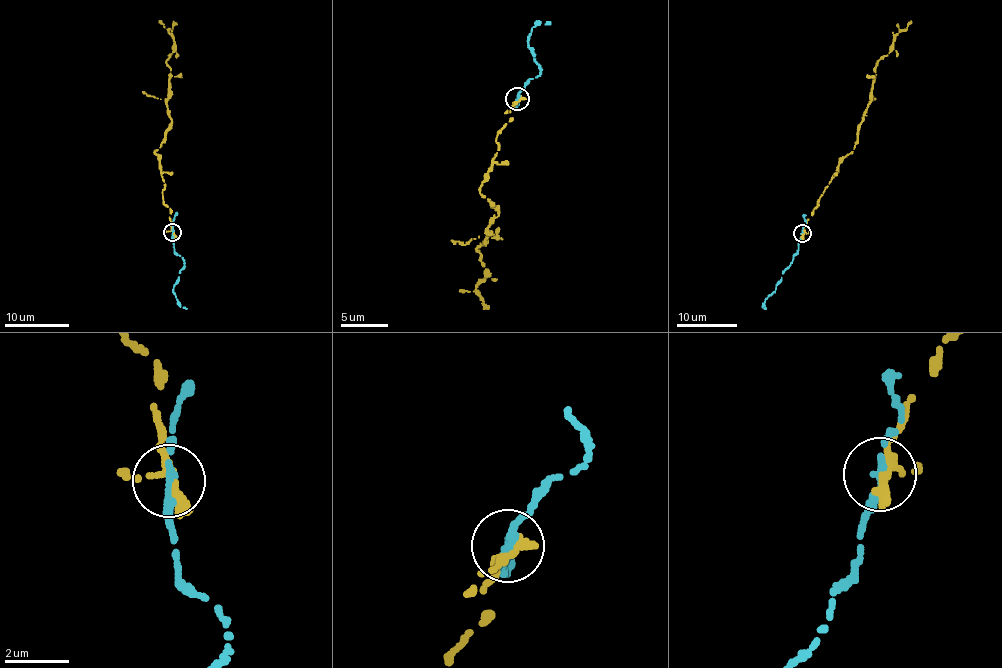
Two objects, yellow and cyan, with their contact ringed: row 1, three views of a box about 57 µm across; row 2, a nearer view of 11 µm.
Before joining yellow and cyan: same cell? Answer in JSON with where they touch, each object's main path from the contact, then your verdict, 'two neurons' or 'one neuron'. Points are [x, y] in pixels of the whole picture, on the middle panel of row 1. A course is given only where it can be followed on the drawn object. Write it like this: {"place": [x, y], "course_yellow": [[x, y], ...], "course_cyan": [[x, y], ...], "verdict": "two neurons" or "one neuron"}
{"place": [517, 98], "course_yellow": [[518, 99], [479, 191], [499, 215], [486, 246], [475, 248], [486, 269], [475, 288], [482, 309]], "course_cyan": [[518, 99], [540, 68], [528, 47], [528, 36], [540, 22], [550, 22]], "verdict": "two neurons"}

